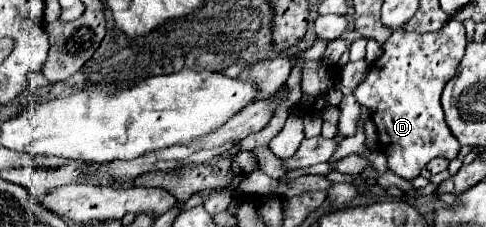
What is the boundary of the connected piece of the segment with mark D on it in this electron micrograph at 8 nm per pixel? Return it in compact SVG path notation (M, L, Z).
M449 20L441 30L427 32L427 34L397 30L383 44L383 56L371 64L367 78L355 90L357 102L371 110L373 122L377 126L377 136L379 136L377 144L379 144L379 150L387 156L387 168L405 180L417 178L429 160L437 156L453 160L461 150L461 144L445 124L443 108L441 108L441 92L445 84L455 76L457 66L465 54L465 46L467 46L465 28L457 20Z

